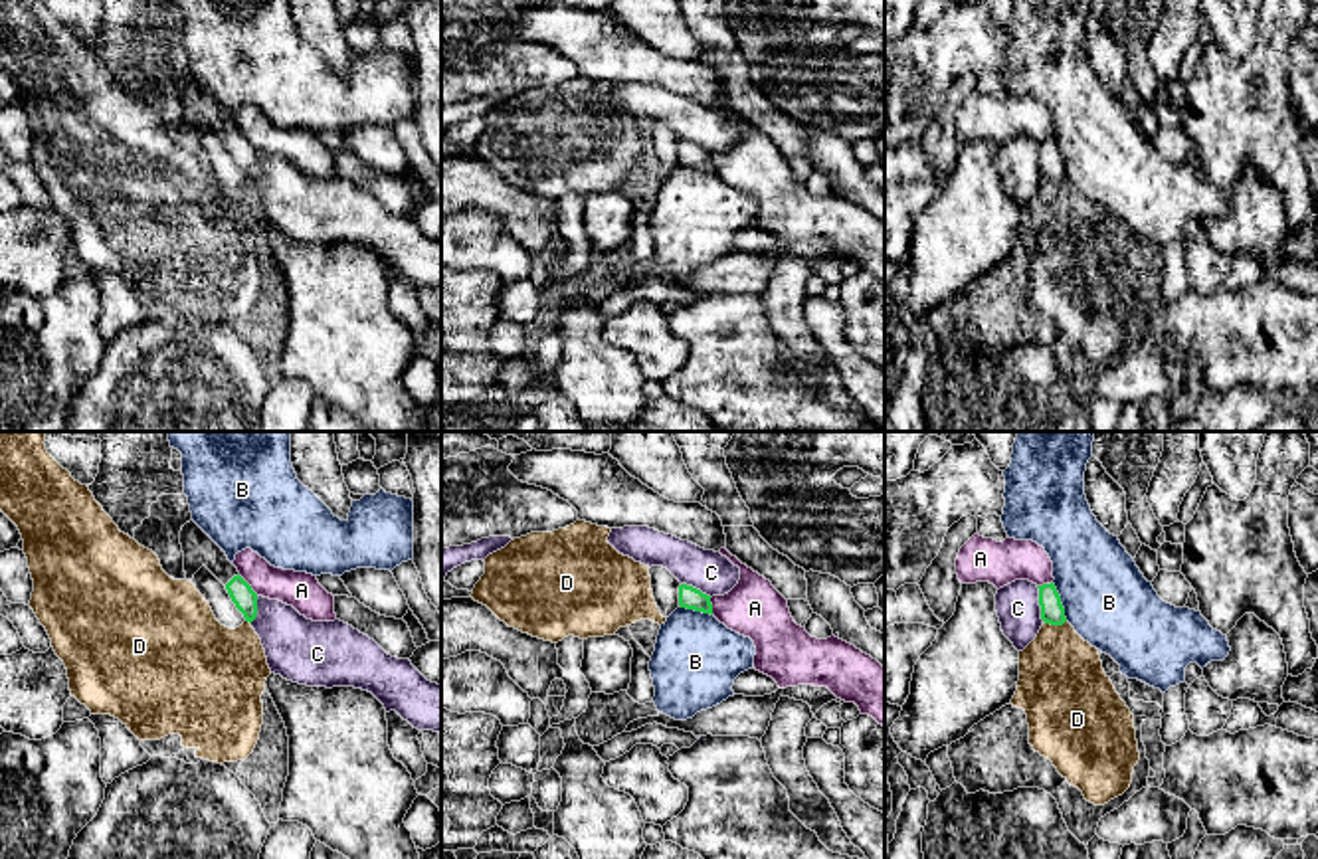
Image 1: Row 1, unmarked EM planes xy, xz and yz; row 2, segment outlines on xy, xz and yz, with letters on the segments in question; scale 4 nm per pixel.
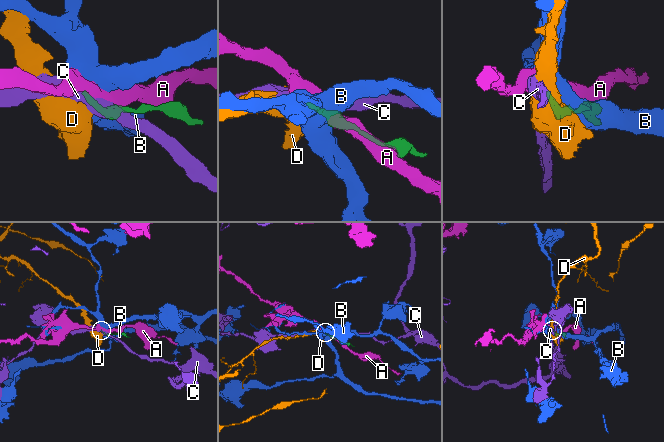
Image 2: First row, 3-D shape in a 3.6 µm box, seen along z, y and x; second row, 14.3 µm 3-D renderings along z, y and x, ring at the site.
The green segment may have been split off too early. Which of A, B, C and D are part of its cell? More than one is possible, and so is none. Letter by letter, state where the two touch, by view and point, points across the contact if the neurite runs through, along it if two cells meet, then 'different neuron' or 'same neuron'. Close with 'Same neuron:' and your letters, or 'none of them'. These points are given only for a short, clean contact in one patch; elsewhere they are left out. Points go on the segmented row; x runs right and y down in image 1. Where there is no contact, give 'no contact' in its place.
A: meets green in xy at (248, 584); different neuron
B: meets green in yz at (1059, 602); different neuron
C: meets green in yz at (1039, 604); different neuron
D: meets green in yz at (1055, 624); border along yz (1043, 620), (1051, 624), (1065, 622); different neuron
Same neuron: none of them

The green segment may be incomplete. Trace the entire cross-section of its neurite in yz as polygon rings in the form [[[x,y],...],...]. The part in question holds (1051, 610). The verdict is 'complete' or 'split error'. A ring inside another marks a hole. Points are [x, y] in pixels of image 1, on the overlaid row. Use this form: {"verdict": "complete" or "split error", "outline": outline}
{"verdict": "complete", "outline": [[[1051,582],[1037,588],[1039,588],[1041,620],[1051,625],[1063,625],[1067,618],[1055,584]]]}

